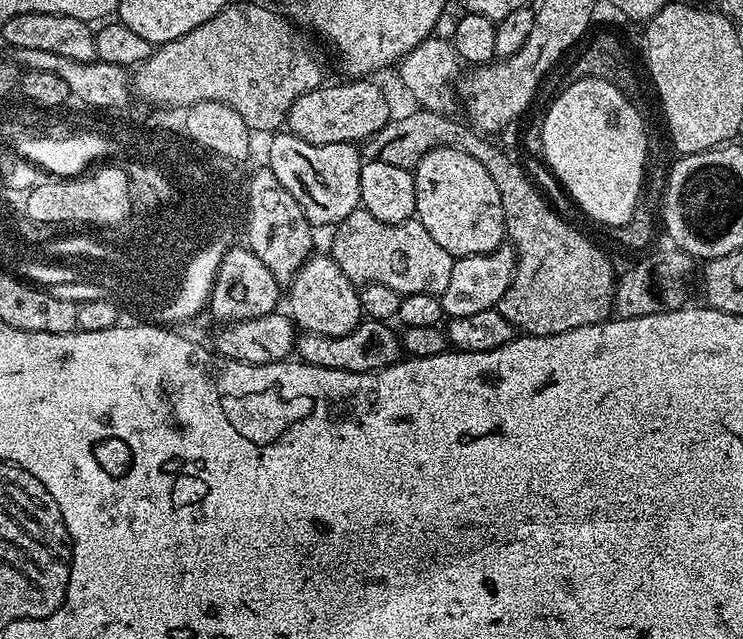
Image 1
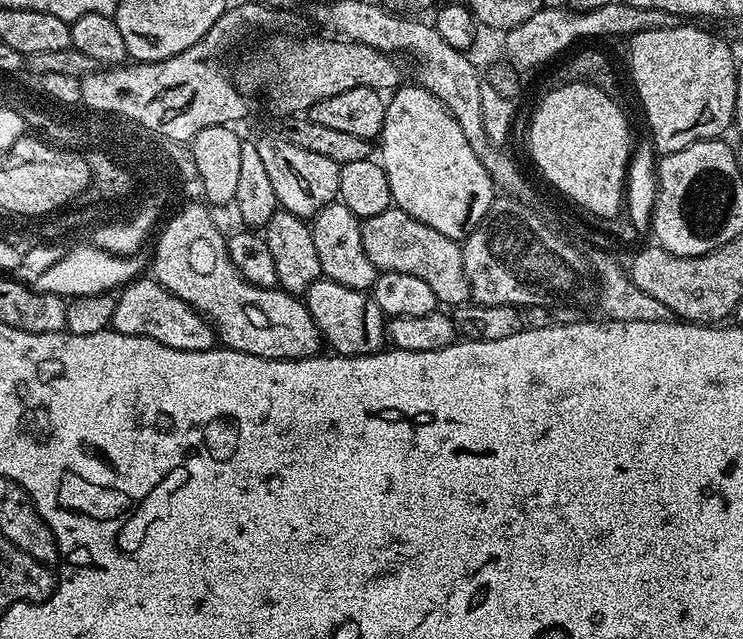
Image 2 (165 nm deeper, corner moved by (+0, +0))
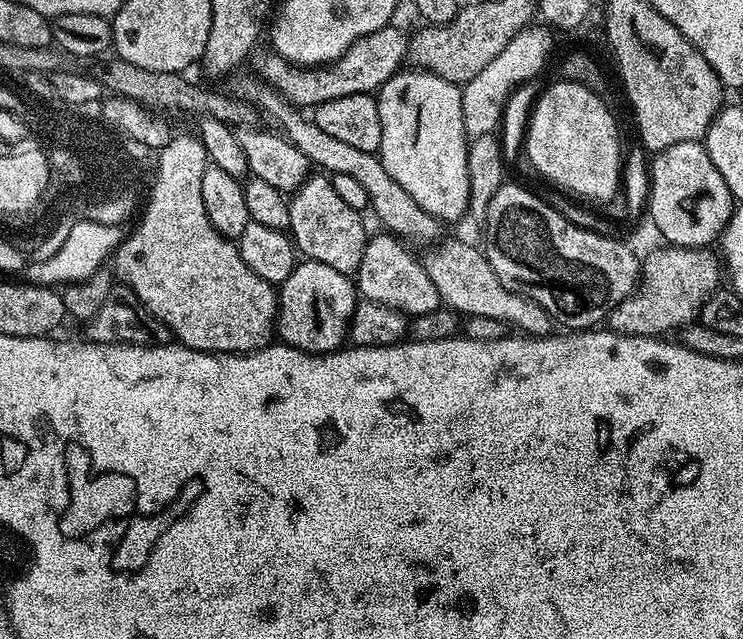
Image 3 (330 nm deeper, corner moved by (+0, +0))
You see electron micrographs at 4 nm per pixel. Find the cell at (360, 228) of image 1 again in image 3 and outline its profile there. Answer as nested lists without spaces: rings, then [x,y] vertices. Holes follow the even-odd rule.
[[[446,240],[425,251],[428,253],[423,253],[422,263],[426,274],[430,274],[430,282],[434,282],[434,290],[438,290],[441,301],[447,307],[464,318],[477,316],[500,319],[525,336],[553,335],[552,315],[542,310],[538,302],[506,290],[498,274],[494,274],[494,266],[490,266],[488,257],[477,245],[475,248],[464,240]]]

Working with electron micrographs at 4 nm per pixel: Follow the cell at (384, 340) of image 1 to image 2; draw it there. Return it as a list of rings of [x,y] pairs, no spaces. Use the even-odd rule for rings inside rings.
[[[203,203],[200,204],[186,205],[168,225],[164,224],[159,229],[150,261],[150,272],[156,283],[207,316],[218,333],[219,343],[225,348],[271,360],[305,360],[308,356],[317,355],[321,351],[322,337],[307,303],[299,295],[285,292],[279,286],[259,288],[243,280],[239,270],[228,260],[225,233],[220,233],[219,226],[208,217],[209,209]]]

